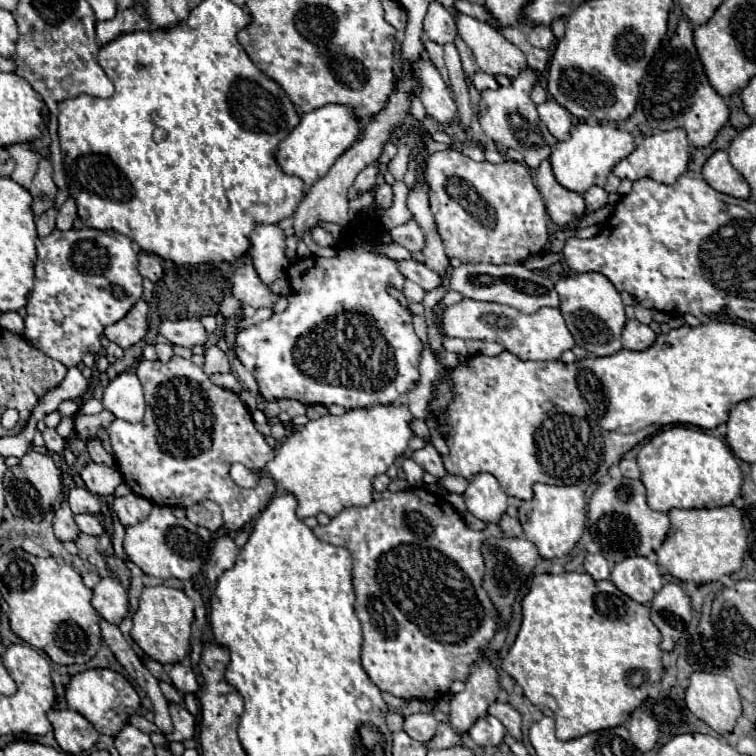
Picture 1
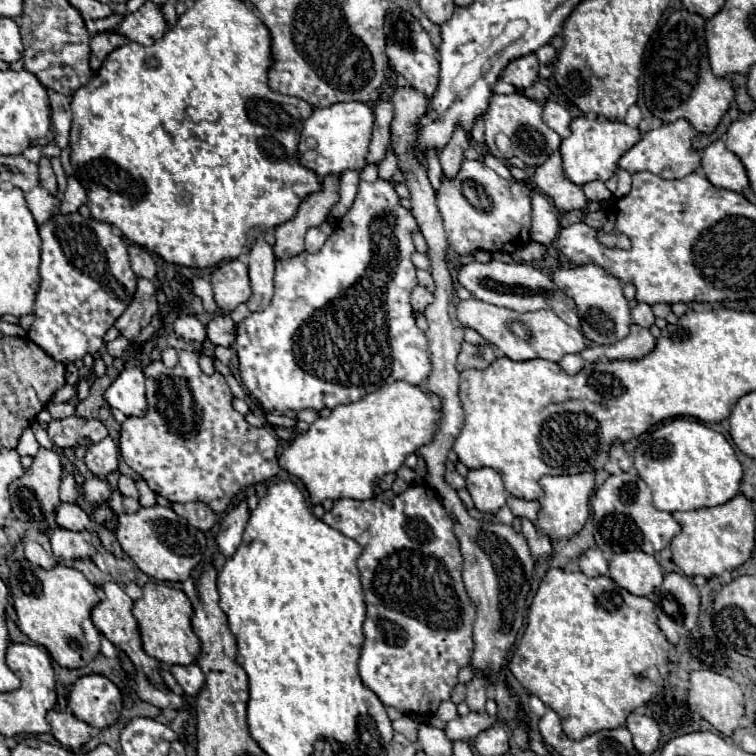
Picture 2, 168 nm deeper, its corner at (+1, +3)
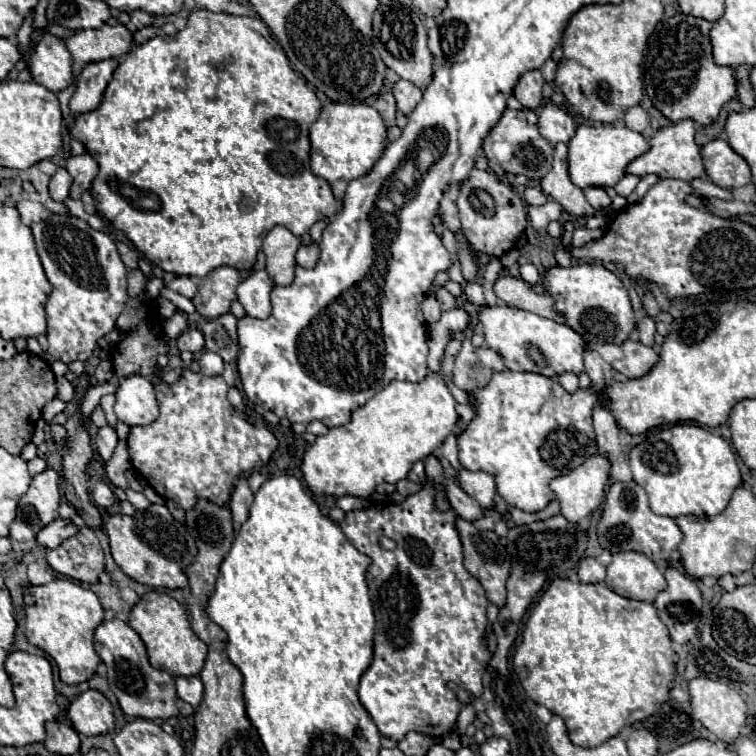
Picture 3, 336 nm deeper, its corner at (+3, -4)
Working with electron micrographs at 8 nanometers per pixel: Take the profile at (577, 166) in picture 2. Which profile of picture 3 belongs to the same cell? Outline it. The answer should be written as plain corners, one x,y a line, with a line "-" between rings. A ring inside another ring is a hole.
617,121
611,125
604,125
601,122
597,125
579,125
573,139
569,139
567,147
569,147
569,157
567,157
569,177
581,189
591,185
613,187
625,175
627,163
649,149
645,137
637,131
627,129
623,121

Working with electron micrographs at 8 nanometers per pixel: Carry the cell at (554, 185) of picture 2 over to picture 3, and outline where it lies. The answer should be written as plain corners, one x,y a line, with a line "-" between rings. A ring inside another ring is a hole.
559,143
553,155
551,171
541,179
541,189
547,197
557,201
561,209
571,217
585,217
593,215
595,209
583,195
583,189
571,183
567,173
567,145

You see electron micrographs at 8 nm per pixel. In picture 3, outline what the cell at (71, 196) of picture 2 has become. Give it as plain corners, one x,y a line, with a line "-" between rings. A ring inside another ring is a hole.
83,153
83,155
77,155
77,157
69,157
65,169
73,177
69,199
81,199
81,195
91,187
91,181
97,173
97,163
93,161
91,155

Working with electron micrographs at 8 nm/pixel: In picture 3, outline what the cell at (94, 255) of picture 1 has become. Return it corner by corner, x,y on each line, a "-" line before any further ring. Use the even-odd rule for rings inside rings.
51,215
49,219
45,219
41,223
33,223
31,231
33,231
35,243
37,243
37,253
43,263
45,275
47,275
49,283
53,285
53,291
45,305
47,353
53,359
63,361
65,365
69,365
73,361
87,361
95,351
97,341
115,329
117,317
125,309
125,303
129,299
127,267
123,265
123,261
117,253
115,241
107,233
91,229
89,223
83,219
77,219
71,215

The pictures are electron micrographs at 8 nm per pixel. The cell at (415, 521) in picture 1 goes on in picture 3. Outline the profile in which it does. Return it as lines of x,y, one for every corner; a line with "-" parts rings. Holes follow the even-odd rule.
423,487
417,495
409,495
405,499
405,503
401,505
395,505
393,507
395,511
389,511
389,509
373,509
373,507
367,507
367,509
355,509
355,511
347,511
343,521
339,521
339,527
341,531
345,533
345,537
361,551
365,553
369,559
371,559
371,565
367,569
367,585
369,585
369,595
371,595
371,601
373,601
373,611
375,611
375,619
377,619
377,627
375,627
375,647
373,647
373,661
371,665
367,667
367,671
361,675
361,685
359,685
359,701
363,703
363,707
369,711
369,715
373,717
373,721
377,723
377,729
381,735
387,735
395,741
401,741
405,737
405,733
409,731
417,731
417,733
423,733
423,735
431,735
431,737
441,737
445,733
451,733
453,731
453,723
457,719
457,713
459,709
463,707
459,701
457,701
457,691
459,689
465,689
469,693
473,693
475,697
481,695
483,691
483,685
481,685
481,677
483,677
483,671
485,671
485,665
489,661
489,651
485,647
481,647
481,637
485,633
485,627
487,627
487,597
483,593
483,587
477,583
477,579
473,579
465,567
463,567
463,551
461,551
461,541
459,541
459,535
457,535
457,529
455,529
455,513
439,513
435,511
433,507
433,489
431,487
-
381,537
393,537
395,541
395,551
385,551
381,549
379,545
379,539

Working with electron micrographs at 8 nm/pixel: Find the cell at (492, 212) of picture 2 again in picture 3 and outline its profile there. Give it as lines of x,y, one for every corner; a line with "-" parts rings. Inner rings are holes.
473,169
467,181
461,185
457,209
461,219
459,233
465,237
469,247
473,247
473,251
487,257
503,257
517,245
527,227
527,215
521,197
511,189
509,183
499,181
495,173
487,173
481,169

